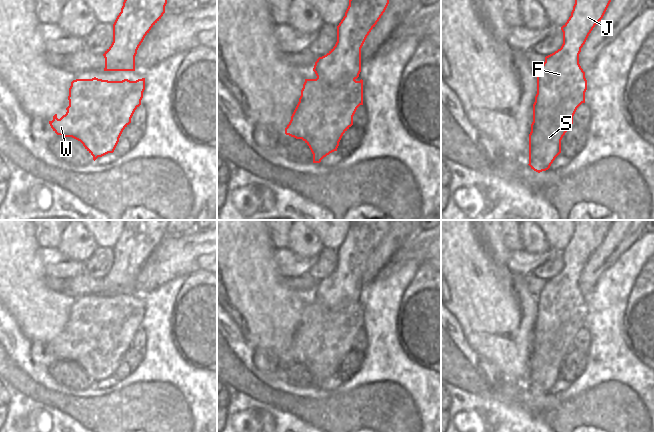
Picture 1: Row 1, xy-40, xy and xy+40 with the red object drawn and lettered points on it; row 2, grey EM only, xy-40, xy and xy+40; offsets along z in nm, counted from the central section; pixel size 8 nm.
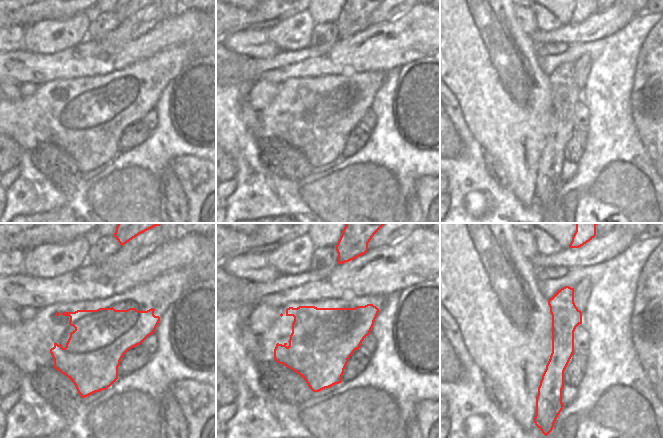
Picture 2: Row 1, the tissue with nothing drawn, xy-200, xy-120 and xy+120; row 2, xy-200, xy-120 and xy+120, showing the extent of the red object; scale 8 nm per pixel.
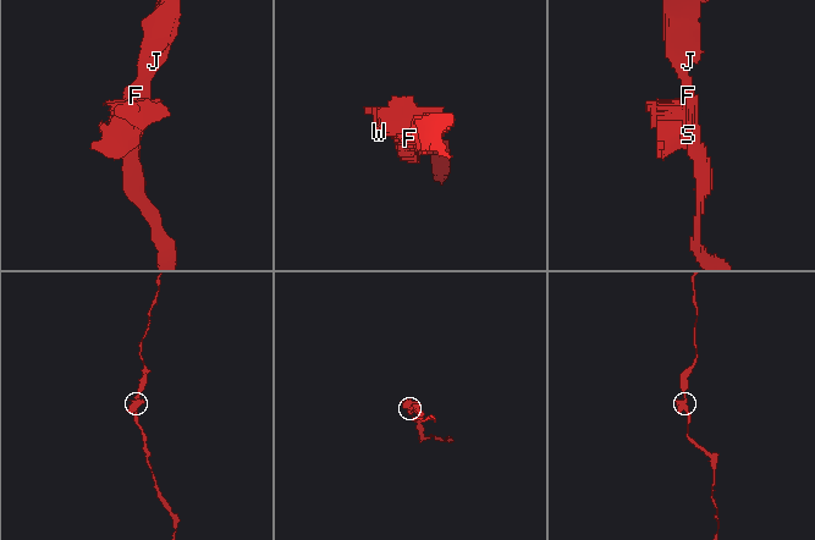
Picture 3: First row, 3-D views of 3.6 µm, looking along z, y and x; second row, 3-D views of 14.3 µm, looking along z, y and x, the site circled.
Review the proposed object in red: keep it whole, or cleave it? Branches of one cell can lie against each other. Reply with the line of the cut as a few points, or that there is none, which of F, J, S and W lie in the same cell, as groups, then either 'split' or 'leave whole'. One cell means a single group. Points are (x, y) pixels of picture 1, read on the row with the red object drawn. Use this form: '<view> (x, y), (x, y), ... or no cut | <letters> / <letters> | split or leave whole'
no cut | F J S W | leave whole

